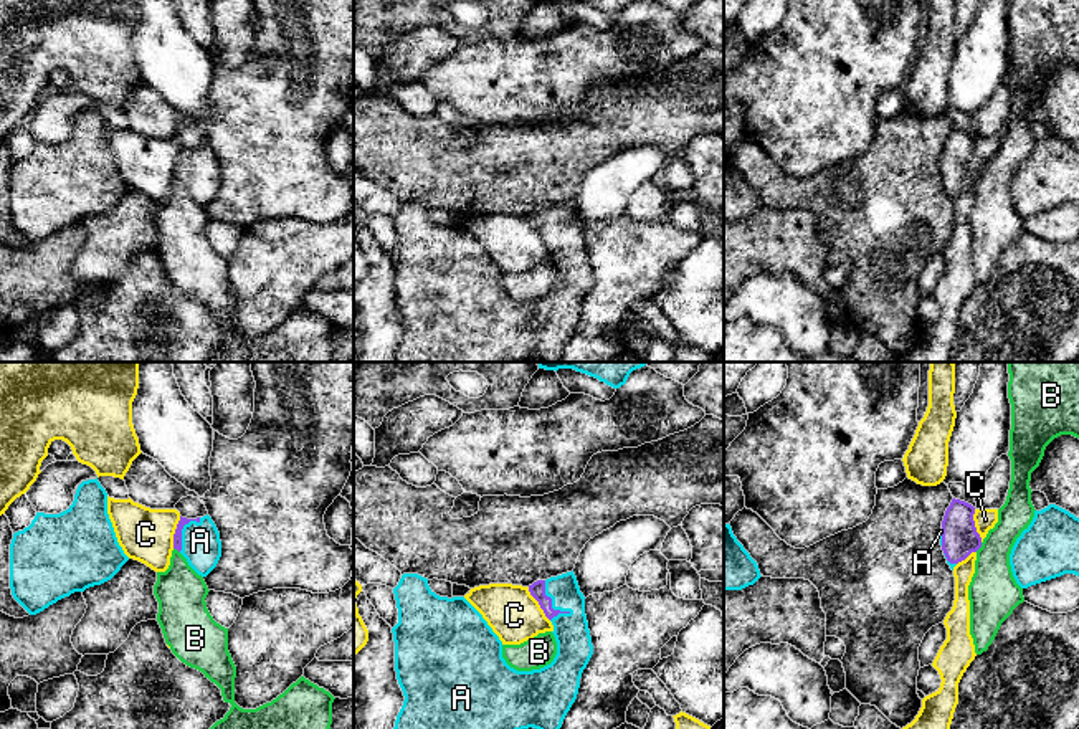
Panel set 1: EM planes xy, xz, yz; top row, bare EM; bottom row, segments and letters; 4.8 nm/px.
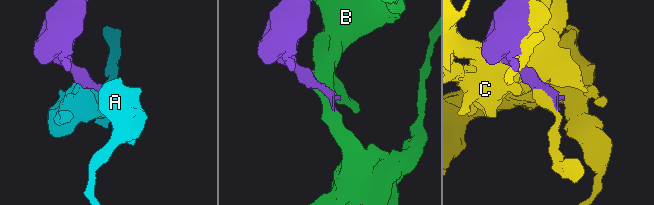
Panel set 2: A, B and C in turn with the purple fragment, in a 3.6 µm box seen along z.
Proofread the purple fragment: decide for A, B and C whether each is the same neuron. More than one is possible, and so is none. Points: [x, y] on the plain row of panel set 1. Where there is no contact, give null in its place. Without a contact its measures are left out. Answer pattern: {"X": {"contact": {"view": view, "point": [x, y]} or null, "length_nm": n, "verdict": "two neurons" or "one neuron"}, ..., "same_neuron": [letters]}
{"A": {"contact": {"view": "xz", "point": [551, 232]}, "length_nm": 200, "verdict": "one neuron"}, "B": {"contact": {"view": "yz", "point": [979, 177]}, "length_nm": 60, "verdict": "two neurons"}, "C": {"contact": {"view": "xz", "point": [539, 233]}, "length_nm": 200, "verdict": "two neurons"}, "same_neuron": ["A"]}

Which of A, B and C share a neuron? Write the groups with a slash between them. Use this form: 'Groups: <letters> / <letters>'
Groups: A / B / C

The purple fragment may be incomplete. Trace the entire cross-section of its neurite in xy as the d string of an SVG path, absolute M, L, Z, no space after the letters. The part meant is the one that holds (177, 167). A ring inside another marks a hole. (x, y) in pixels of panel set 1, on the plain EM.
M208 144L197 149L180 145L173 164L173 179L198 205L207 207L221 187L220 162L212 147Z

